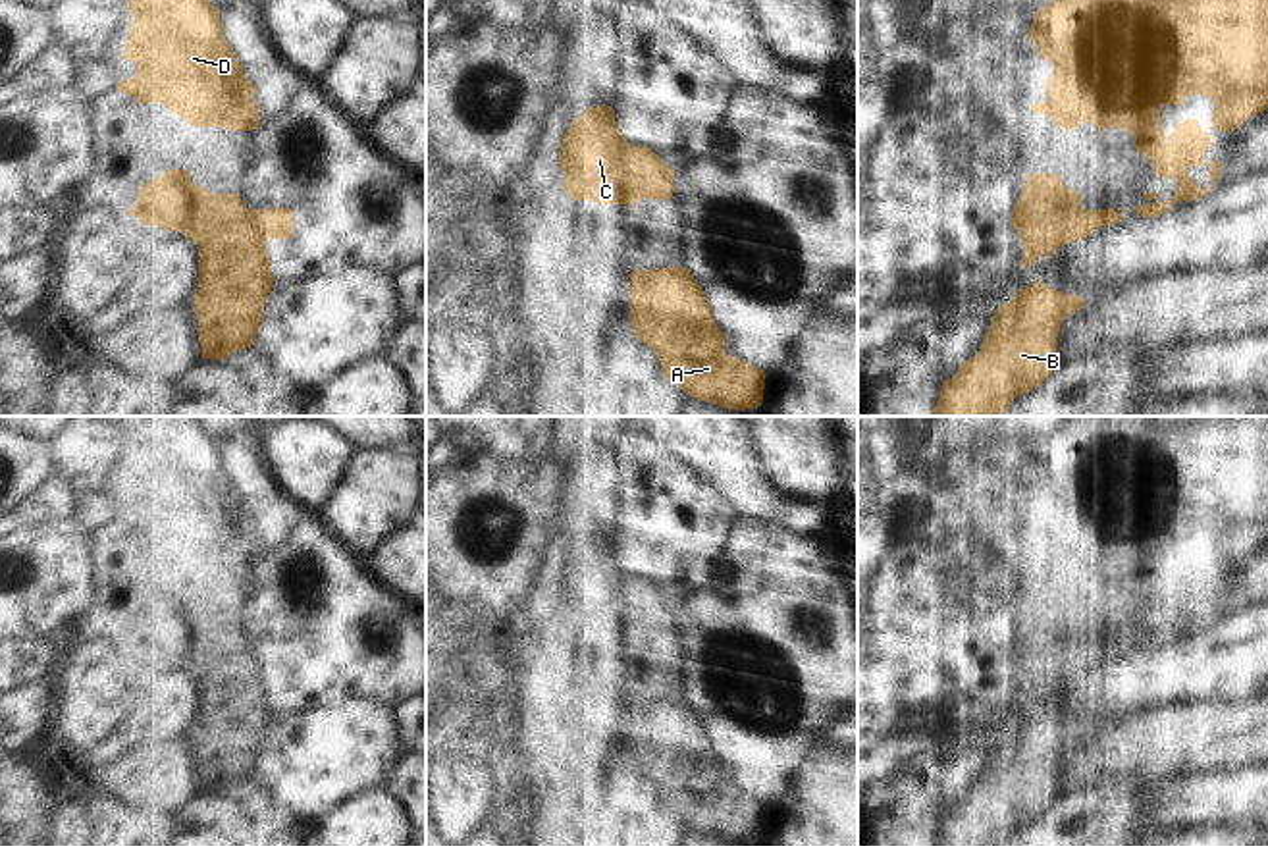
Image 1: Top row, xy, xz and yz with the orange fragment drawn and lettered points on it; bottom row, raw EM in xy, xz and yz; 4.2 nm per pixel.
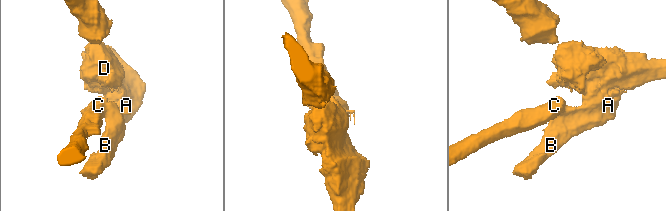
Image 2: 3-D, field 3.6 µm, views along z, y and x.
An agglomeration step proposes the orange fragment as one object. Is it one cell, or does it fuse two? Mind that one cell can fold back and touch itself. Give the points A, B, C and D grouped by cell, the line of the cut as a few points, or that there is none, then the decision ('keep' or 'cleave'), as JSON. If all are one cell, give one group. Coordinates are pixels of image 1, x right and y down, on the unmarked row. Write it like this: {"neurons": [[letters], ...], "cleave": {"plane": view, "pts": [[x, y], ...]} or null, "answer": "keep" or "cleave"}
{"neurons": [["A", "B", "D"], ["C"]], "cleave": {"plane": "yz", "pts": [[1026, 613], [1053, 648], [1020, 671]]}, "answer": "cleave"}

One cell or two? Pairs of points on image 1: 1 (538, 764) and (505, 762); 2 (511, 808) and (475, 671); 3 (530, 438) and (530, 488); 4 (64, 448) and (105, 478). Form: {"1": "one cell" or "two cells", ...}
{"1": "two cells", "2": "one cell", "3": "two cells", "4": "one cell"}

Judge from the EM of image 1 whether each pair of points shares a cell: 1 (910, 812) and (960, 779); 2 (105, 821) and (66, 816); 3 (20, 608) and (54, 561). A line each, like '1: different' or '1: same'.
1: same
2: different
3: same

